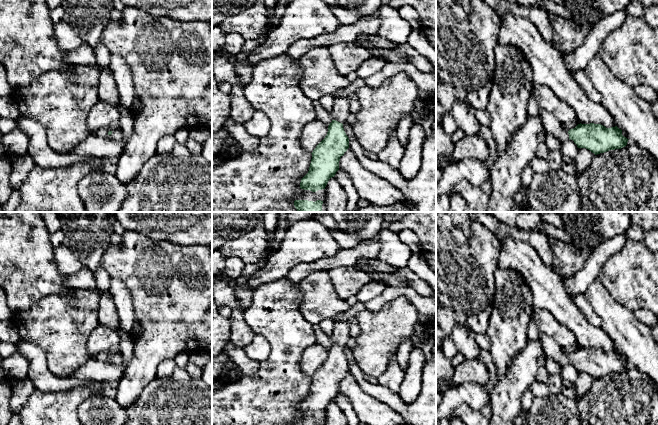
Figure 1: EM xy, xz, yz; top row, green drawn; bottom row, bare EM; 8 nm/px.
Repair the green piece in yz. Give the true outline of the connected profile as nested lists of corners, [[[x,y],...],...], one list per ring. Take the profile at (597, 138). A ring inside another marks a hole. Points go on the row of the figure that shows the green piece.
[[[540,110],[544,132],[564,142],[568,139],[574,141],[578,148],[586,148],[595,155],[609,150],[621,149],[627,145],[629,139],[622,135],[617,126],[606,128],[601,124],[578,124],[568,130],[553,114]]]

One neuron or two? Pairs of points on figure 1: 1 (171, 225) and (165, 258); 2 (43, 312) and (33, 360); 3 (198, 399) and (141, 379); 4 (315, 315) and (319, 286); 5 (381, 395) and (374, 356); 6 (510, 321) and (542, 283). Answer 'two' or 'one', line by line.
1: two
2: two
3: two
4: one
5: two
6: two

